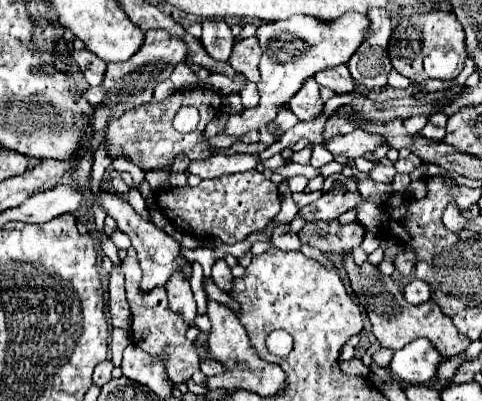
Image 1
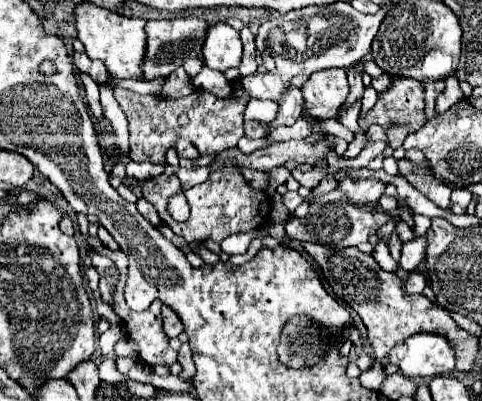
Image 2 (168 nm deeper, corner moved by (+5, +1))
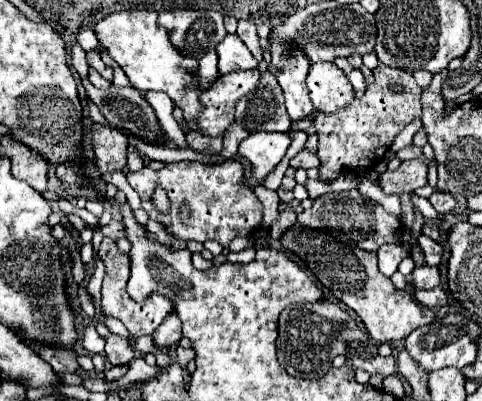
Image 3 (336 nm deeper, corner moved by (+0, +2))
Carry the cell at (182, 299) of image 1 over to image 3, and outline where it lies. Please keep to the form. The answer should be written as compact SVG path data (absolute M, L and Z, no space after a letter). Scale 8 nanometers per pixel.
M172 312L168 318L164 318L158 332L154 334L154 344L158 344L158 346L174 346L174 344L178 344L180 338L182 338L182 322Z

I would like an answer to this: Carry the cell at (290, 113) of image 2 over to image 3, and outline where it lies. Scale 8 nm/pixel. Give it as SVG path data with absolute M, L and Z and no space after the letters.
M272 40L270 46L272 46L272 64L268 70L278 78L284 90L288 116L292 120L302 120L314 112L312 102L308 98L308 88L304 84L310 64L304 52L296 46L276 44Z

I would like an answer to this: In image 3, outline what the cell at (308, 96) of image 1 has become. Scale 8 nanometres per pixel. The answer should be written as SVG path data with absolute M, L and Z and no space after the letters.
M254 132L250 134L238 148L238 154L246 156L254 166L252 180L246 180L246 184L256 186L258 182L264 182L264 178L270 174L270 170L282 160L288 146L292 142L292 132Z

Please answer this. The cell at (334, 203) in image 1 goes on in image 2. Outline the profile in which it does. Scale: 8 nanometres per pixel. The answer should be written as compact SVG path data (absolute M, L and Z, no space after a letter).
M345 177L343 181L339 181L339 191L343 191L347 197L349 203L365 203L365 201L379 201L383 191L385 191L385 185L383 181L379 179L349 179Z

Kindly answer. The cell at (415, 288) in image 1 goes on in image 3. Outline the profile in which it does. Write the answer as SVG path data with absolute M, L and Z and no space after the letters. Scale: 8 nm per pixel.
M420 266L420 268L414 268L412 272L412 286L414 288L424 288L424 290L430 290L434 286L440 284L440 274L438 274L438 268L436 266Z

